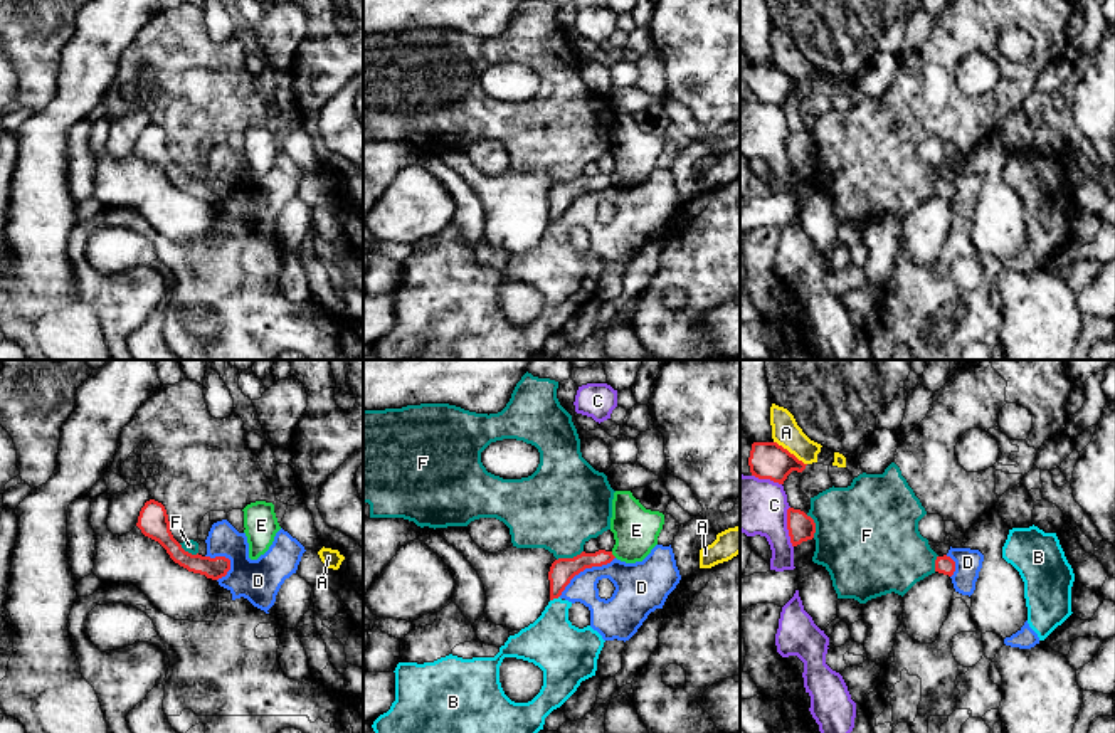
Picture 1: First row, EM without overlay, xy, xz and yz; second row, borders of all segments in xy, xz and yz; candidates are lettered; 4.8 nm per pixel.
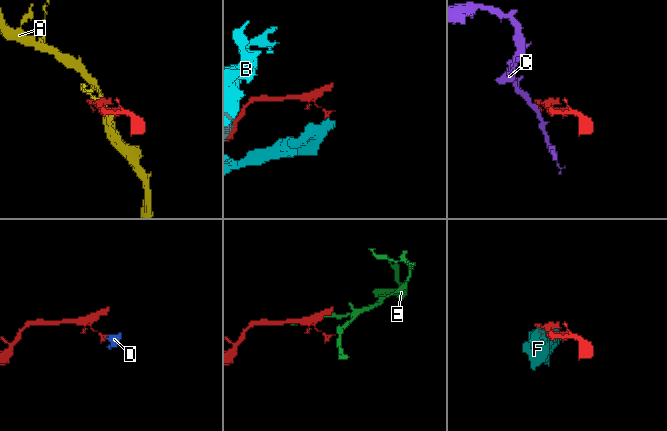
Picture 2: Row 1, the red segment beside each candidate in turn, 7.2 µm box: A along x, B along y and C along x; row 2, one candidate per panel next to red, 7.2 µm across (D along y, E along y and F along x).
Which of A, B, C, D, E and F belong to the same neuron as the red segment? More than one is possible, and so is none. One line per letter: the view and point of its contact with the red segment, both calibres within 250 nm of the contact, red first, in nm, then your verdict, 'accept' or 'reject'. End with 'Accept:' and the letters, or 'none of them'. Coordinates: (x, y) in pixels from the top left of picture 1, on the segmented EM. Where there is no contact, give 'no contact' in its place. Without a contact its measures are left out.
A: contact yz (789, 453); calibres 180 and 140 nm; reject
B: contact xz (554, 597); calibres 120 and 260 nm; reject
C: contact yz (787, 527); calibres 130 and 280 nm; reject
D: contact xz (584, 569); calibres 120 and 190 nm; reject
E: contact xz (612, 555); calibres 110 and 220 nm; reject
F: contact xz (569, 558); calibres 120 and 400 nm; reject
Accept: none of them

